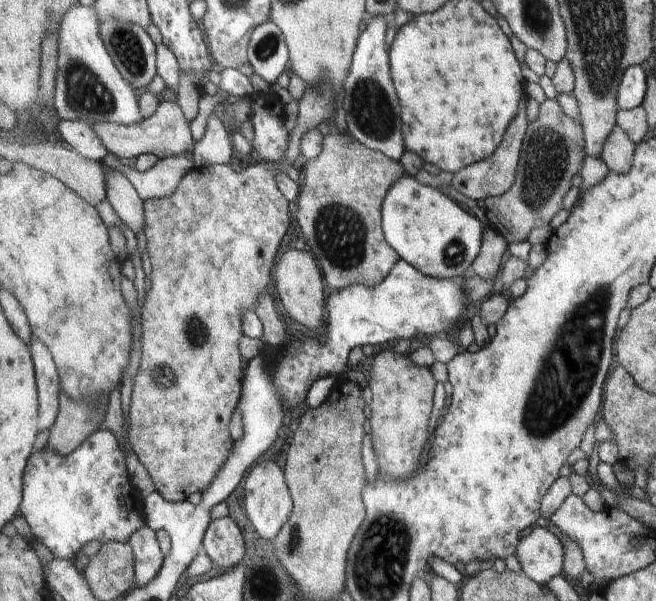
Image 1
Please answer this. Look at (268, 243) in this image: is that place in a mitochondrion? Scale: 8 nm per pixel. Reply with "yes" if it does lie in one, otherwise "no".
no

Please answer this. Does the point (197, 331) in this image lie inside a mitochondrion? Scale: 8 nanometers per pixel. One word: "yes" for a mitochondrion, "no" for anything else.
yes

